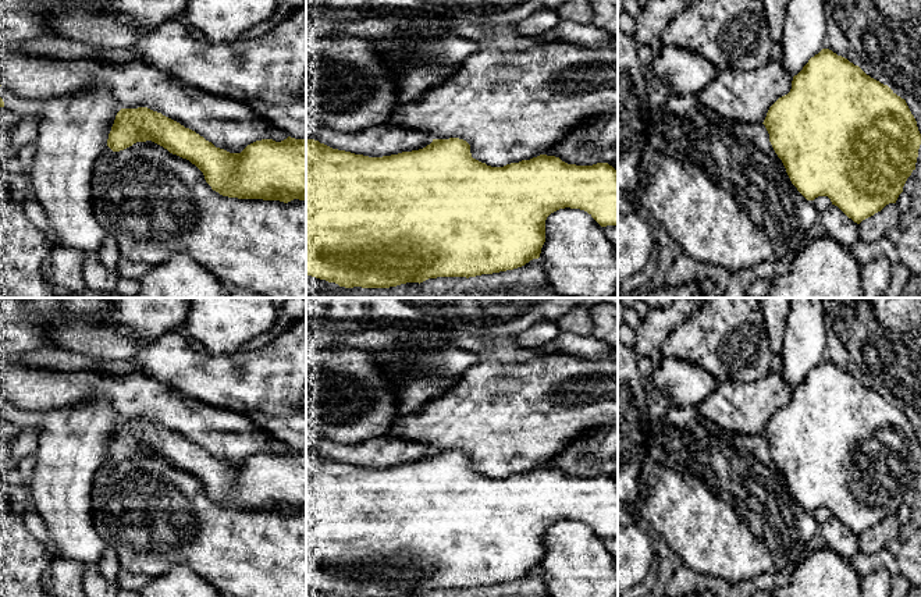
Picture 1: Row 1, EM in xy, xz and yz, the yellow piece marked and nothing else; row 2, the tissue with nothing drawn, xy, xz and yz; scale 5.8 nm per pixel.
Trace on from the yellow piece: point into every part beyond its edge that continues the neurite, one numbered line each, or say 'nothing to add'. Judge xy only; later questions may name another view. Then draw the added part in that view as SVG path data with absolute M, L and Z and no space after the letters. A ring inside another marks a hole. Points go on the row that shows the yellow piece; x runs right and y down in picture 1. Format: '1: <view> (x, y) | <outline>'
nothing to add

